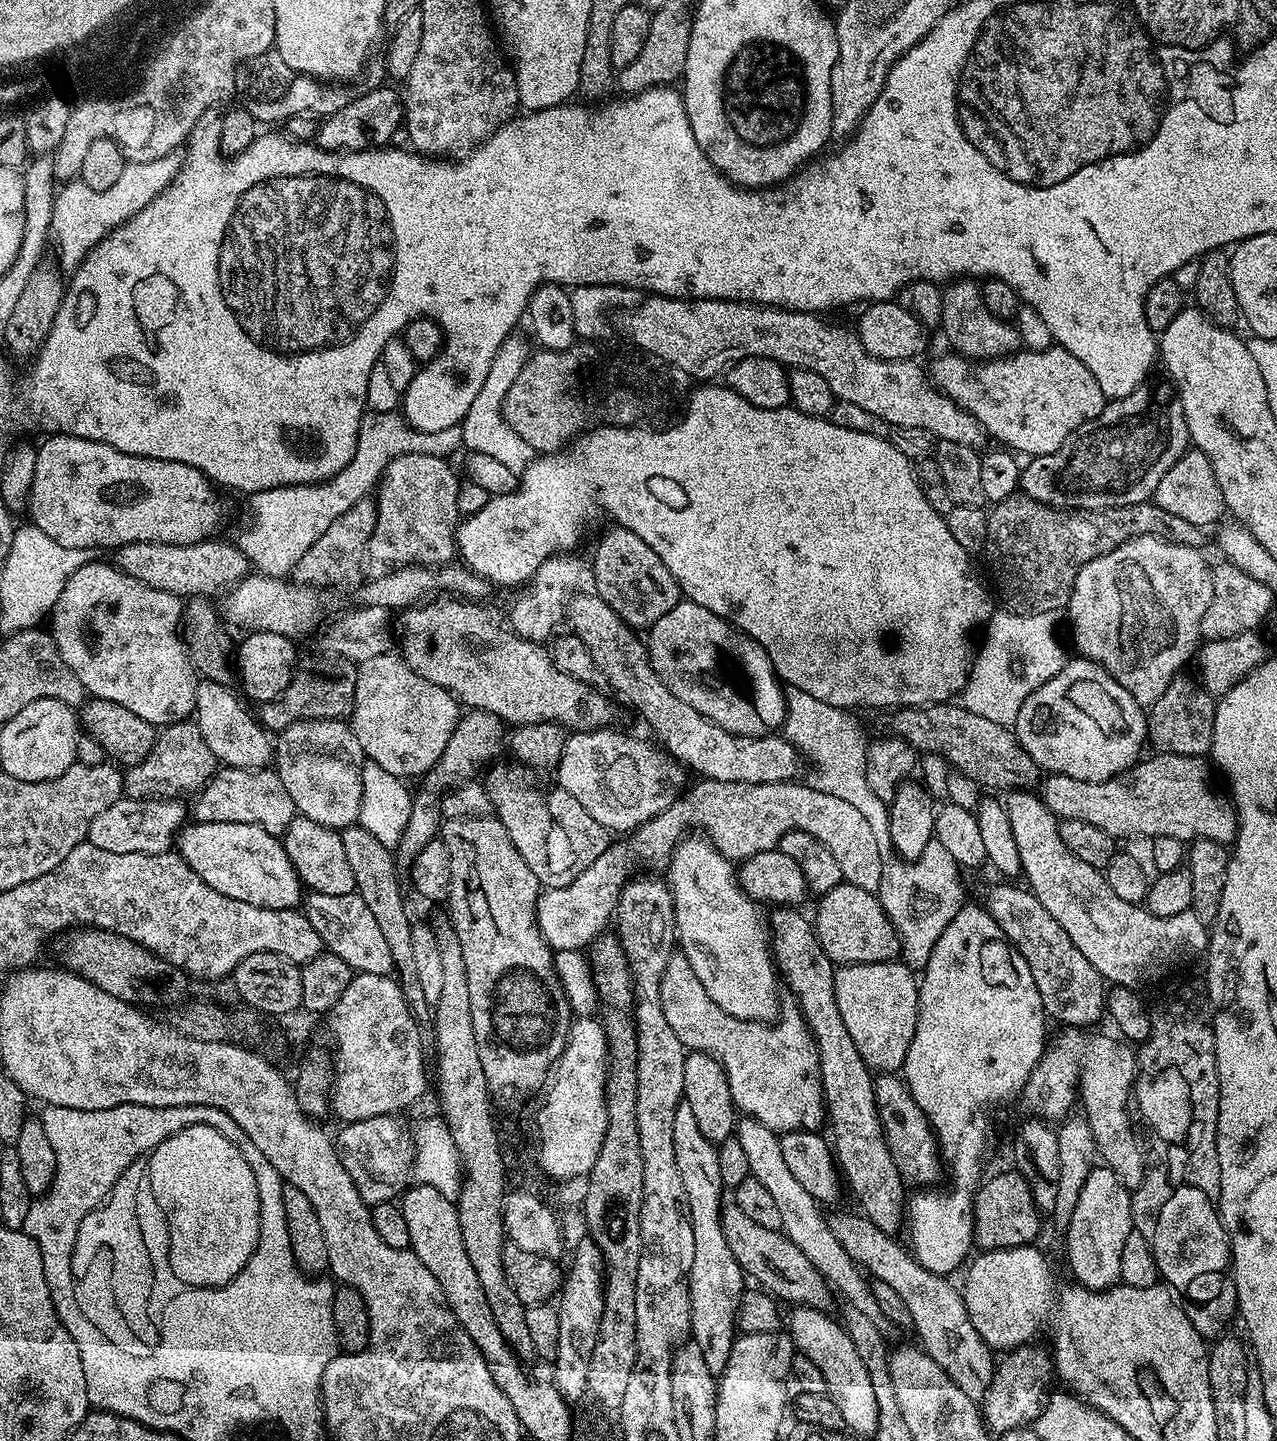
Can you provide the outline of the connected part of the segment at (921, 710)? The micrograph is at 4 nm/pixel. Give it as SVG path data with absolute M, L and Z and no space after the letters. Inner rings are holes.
M959 703L901 706L891 713L893 737L905 740L917 753L940 755L955 771L971 778L981 789L1032 790L1037 787L1038 765L1018 742L1007 724L990 722Z

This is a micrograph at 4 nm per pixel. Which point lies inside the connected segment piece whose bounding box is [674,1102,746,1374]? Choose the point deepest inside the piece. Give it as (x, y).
(715, 1281)

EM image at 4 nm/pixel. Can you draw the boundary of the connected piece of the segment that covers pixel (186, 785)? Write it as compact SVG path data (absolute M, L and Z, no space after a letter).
M191 719L169 724L157 735L150 754L141 764L131 765L123 773L126 792L132 798L180 798L183 792L199 793L216 775L218 761L210 754L202 730Z

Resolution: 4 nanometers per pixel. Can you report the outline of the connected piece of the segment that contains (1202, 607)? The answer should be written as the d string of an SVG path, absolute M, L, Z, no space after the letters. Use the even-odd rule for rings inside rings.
M1153 536L1134 538L1110 554L1086 562L1074 578L1074 590L1066 609L1072 640L1081 657L1100 664L1141 706L1151 706L1166 694L1170 682L1188 659L1193 659L1201 643L1200 623L1212 597L1212 568L1198 548L1178 546Z

